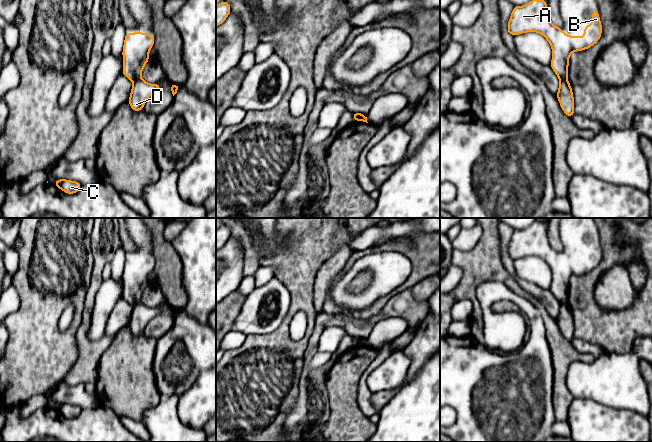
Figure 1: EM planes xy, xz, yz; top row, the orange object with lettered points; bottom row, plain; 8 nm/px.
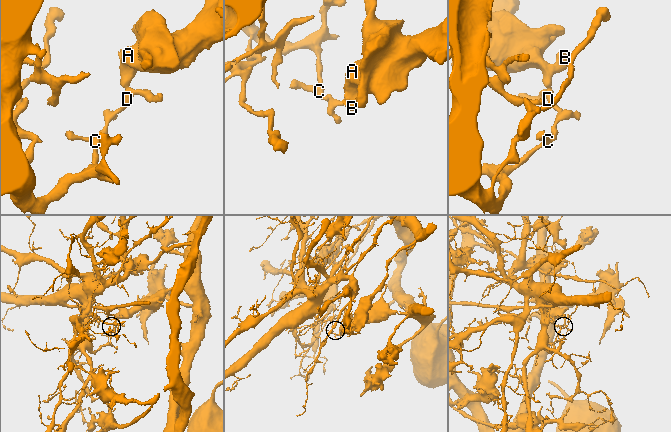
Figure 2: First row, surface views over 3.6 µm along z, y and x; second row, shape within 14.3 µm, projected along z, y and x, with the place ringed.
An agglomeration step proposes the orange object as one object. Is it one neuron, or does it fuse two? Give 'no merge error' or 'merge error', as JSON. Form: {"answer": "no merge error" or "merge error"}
{"answer": "merge error"}

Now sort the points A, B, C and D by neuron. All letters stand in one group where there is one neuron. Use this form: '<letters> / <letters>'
A B / C D

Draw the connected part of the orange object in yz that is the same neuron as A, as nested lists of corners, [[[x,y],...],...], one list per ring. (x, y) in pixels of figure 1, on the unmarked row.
[[[536,221],[523,230],[515,230],[509,242],[507,257],[514,261],[526,256],[540,257],[550,267],[550,290],[561,304],[568,300],[570,278],[595,269],[601,262],[602,249],[598,233],[593,233],[592,248],[584,250],[584,260],[569,260],[550,245],[547,226]]]

